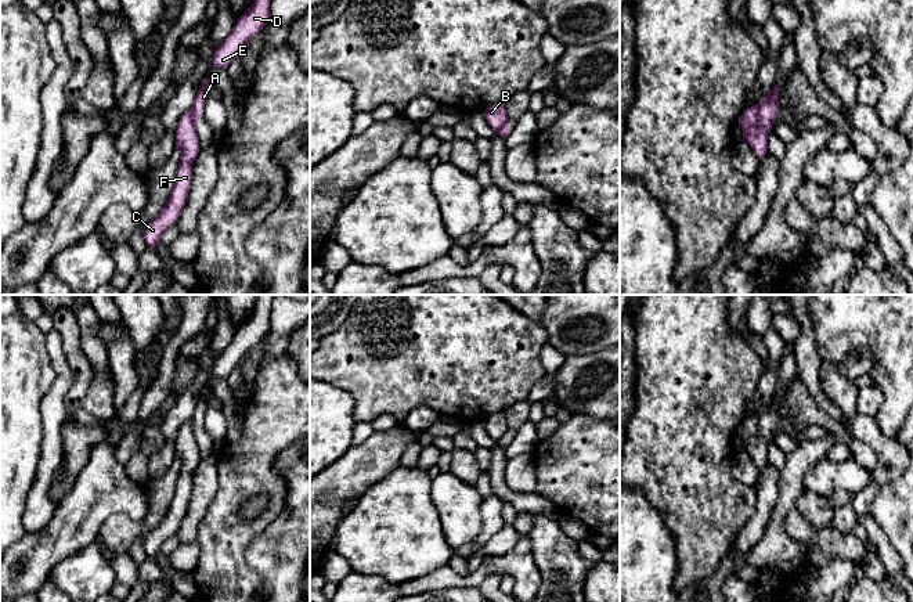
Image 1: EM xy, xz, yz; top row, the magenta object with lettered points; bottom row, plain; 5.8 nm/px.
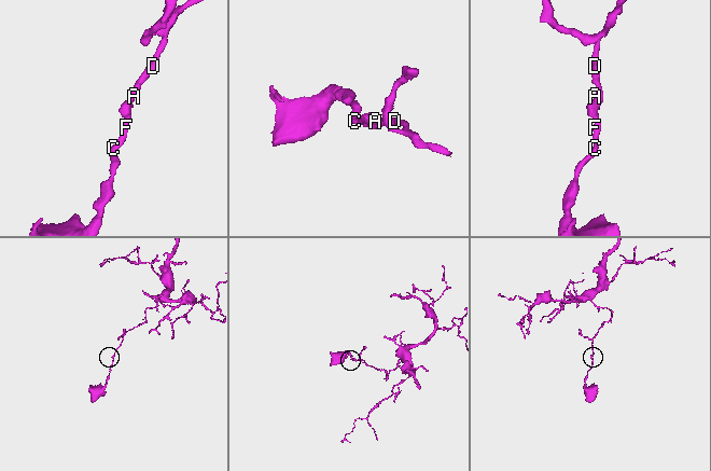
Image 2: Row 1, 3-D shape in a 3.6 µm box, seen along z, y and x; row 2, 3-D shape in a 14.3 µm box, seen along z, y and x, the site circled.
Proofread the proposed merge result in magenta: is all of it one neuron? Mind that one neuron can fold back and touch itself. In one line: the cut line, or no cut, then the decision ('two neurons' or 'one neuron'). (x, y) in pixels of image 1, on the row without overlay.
cut in yz along (754, 415), (758, 424), (758, 433), (767, 442); two neurons

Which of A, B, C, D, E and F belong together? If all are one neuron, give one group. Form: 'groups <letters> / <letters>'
groups A D E / B C F

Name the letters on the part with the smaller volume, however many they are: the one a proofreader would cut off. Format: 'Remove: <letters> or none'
Remove: B, C, F

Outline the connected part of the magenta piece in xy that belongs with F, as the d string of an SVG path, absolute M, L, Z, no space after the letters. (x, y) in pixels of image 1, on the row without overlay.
M191 421L185 422L176 439L176 455L181 459L176 493L160 525L151 531L144 541L144 551L148 559L156 560L162 544L177 533L187 511L192 490L192 473L198 464L199 448L195 440Z

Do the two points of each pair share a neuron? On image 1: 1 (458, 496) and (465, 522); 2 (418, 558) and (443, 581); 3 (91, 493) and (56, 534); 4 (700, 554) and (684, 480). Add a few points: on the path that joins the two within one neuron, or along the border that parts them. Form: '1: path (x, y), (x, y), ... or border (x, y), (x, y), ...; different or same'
1: path (458, 503), (459, 515); same
2: border (447, 563), (401, 584); different
3: path (87, 503), (65, 525); same
4: path (700, 536), (699, 498); same

